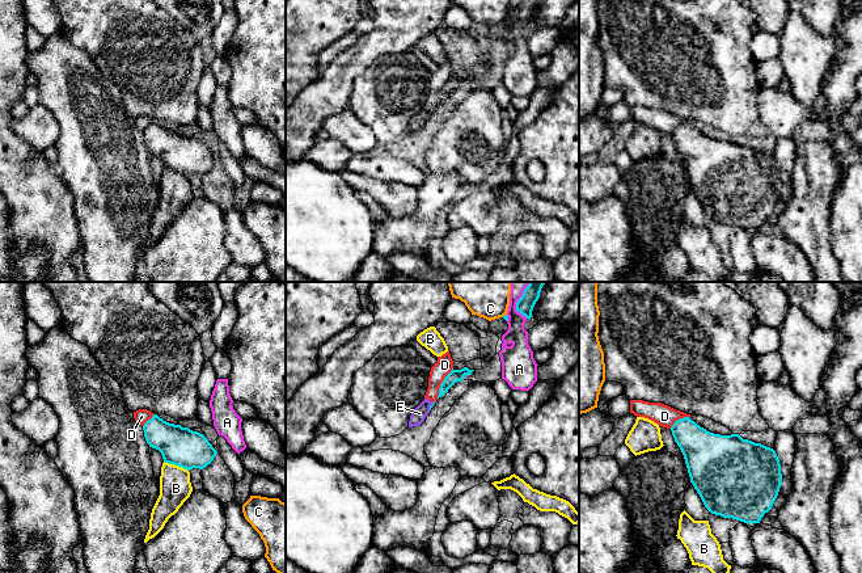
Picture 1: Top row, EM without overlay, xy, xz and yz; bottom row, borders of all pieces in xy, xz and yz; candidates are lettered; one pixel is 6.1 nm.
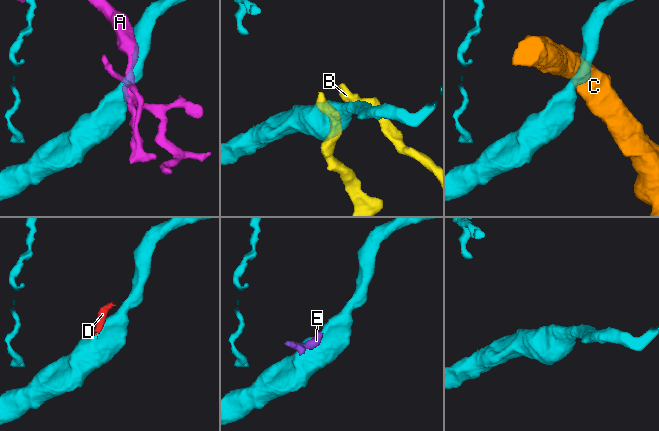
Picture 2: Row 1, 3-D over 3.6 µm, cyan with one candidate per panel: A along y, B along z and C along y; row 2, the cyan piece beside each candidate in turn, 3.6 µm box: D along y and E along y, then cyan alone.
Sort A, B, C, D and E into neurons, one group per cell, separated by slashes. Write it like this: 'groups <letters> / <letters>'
groups A / B / C / D E

